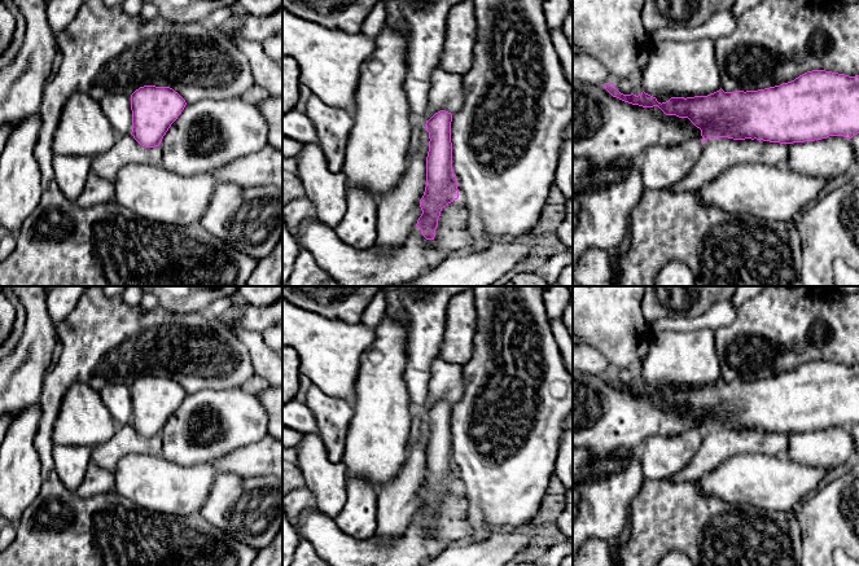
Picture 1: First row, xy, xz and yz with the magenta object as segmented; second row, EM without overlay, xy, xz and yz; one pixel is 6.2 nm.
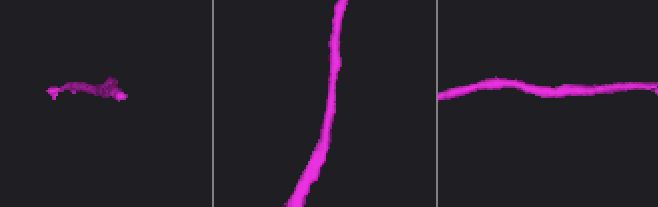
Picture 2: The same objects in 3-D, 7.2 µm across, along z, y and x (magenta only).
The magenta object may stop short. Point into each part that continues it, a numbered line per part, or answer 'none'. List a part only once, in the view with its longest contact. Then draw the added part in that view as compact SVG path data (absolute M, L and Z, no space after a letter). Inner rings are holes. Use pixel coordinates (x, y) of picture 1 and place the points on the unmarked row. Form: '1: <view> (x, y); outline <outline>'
none

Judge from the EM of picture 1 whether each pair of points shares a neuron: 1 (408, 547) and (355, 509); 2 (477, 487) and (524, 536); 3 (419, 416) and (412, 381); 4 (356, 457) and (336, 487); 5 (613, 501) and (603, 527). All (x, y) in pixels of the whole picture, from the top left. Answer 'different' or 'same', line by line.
1: different
2: different
3: same
4: different
5: same

